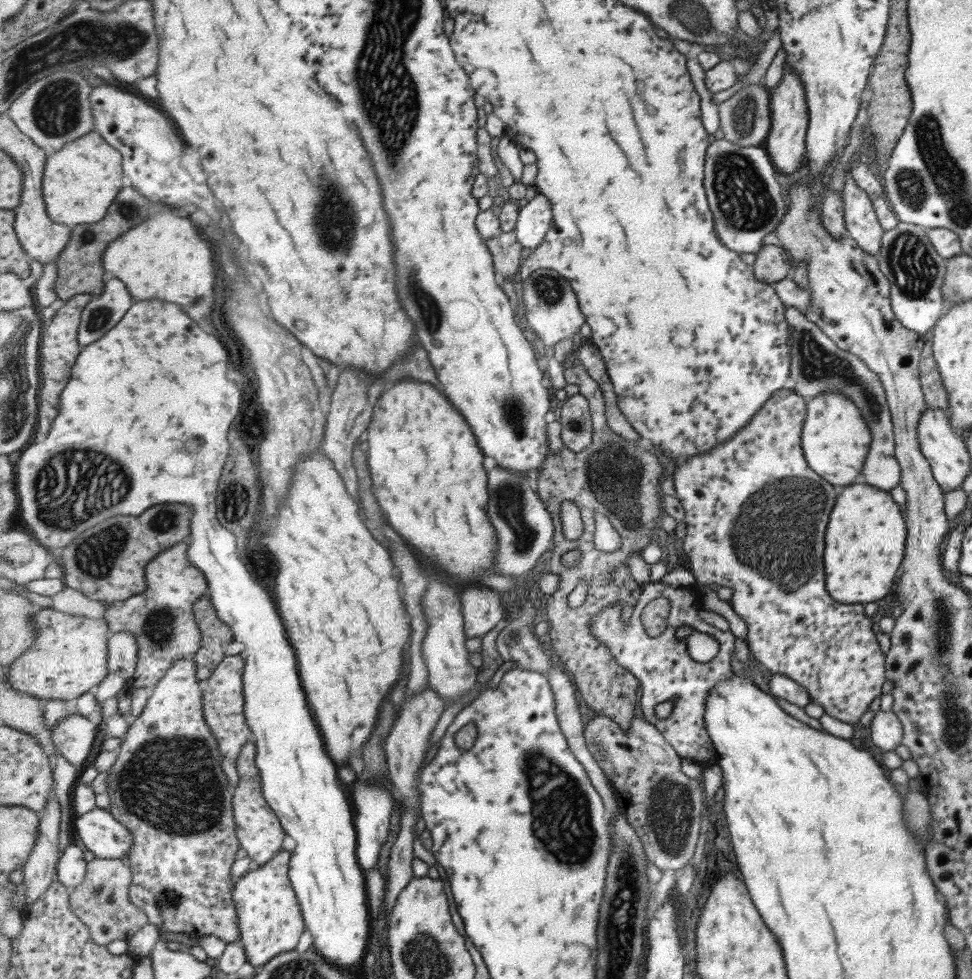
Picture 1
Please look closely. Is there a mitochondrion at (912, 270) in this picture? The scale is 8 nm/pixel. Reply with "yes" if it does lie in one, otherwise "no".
yes

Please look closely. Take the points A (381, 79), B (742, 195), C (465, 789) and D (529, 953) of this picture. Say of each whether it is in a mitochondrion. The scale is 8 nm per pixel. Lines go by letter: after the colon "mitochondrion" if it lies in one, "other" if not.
A: mitochondrion
B: mitochondrion
C: other
D: other

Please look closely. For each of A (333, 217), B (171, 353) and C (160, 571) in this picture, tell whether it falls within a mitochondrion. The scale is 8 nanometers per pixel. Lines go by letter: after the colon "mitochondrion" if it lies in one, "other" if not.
A: mitochondrion
B: other
C: other

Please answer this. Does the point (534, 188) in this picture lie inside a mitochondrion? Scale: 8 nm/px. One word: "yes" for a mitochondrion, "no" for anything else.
no

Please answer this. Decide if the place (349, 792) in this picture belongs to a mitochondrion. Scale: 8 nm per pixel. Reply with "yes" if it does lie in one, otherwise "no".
no

